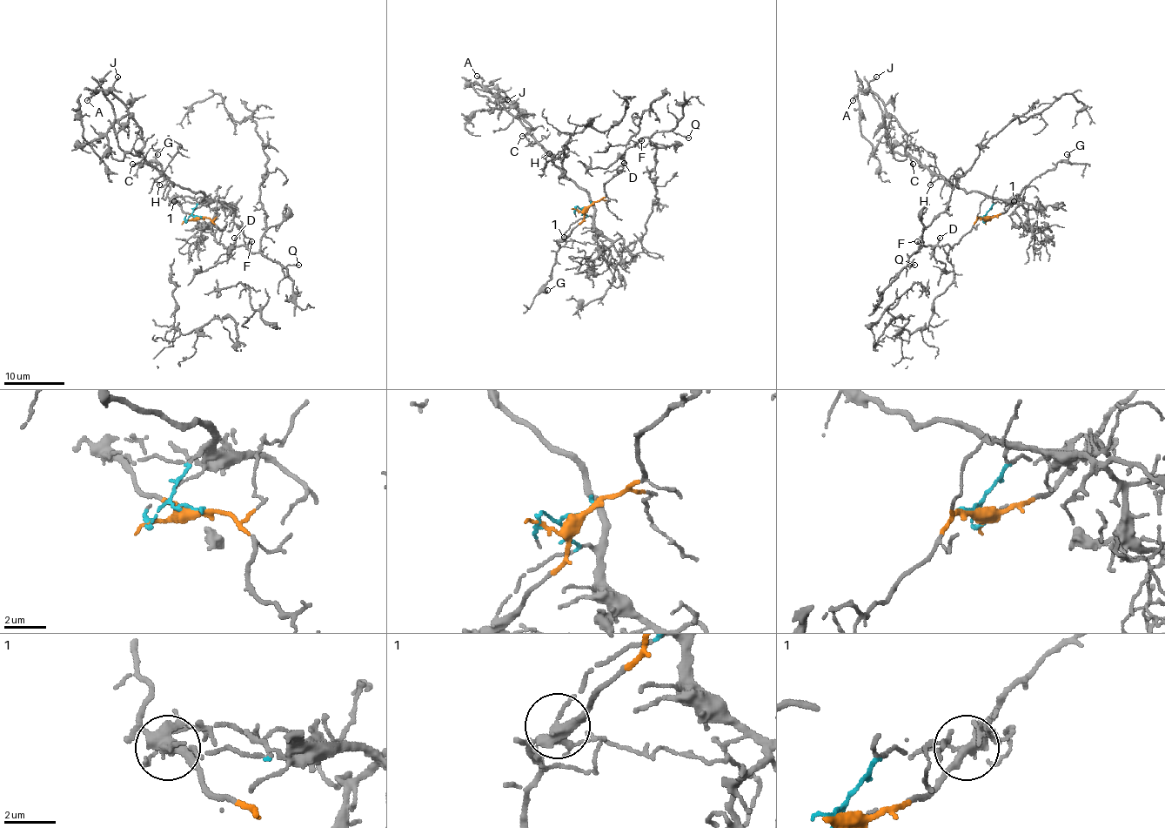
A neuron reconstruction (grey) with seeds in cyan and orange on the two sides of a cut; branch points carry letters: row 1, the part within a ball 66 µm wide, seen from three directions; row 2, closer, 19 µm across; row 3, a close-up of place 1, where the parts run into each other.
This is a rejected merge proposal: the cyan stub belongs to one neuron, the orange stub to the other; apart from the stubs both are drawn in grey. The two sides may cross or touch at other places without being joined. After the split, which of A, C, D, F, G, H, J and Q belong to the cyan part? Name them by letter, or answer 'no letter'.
A, C, H, J

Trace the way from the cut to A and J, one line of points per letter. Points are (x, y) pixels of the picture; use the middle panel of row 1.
A: (587, 207), (581, 210), (587, 216), (593, 214), (589, 195), (554, 163), (517, 109), (476, 76)
J: (587, 207), (581, 210), (593, 214), (589, 195), (554, 163), (530, 133), (532, 127), (508, 100)

